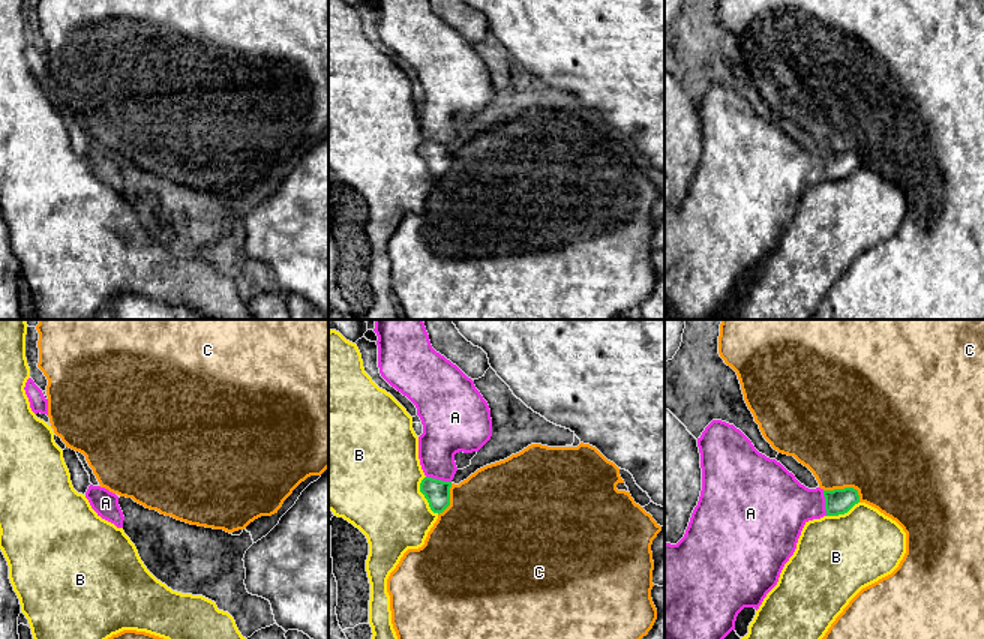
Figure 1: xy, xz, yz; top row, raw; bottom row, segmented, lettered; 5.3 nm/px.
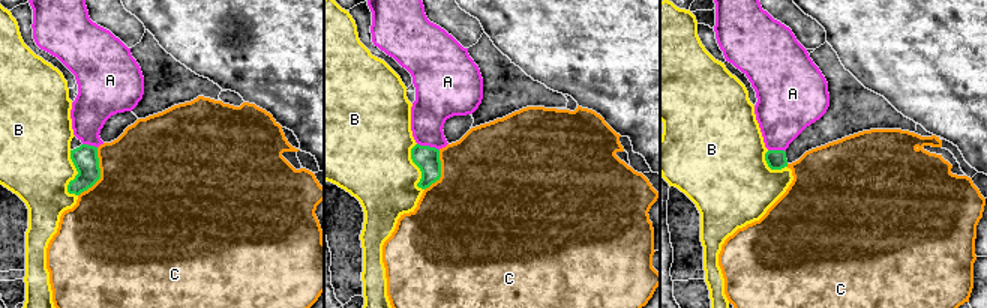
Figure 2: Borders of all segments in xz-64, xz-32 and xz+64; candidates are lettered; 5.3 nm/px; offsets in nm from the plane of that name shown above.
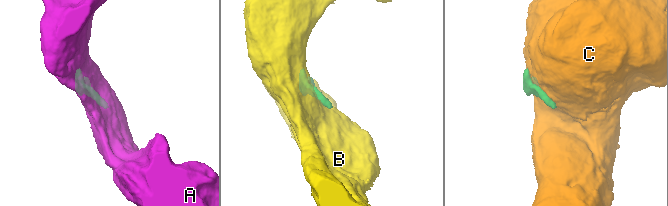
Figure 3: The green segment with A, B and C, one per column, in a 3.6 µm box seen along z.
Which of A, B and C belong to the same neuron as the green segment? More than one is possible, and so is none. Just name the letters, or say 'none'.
A

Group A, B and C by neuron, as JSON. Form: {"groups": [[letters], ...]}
{"groups": [["A"], ["B"], ["C"]]}

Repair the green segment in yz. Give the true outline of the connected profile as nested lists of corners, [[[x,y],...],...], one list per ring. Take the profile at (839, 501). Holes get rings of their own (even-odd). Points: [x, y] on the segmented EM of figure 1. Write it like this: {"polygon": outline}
{"polygon": [[[712,420],[698,438],[698,447],[702,468],[702,490],[698,506],[692,513],[684,537],[676,544],[664,543],[664,639],[724,639],[732,630],[735,630],[738,614],[744,608],[754,608],[758,610],[766,594],[777,585],[784,564],[796,549],[804,525],[808,520],[820,519],[824,516],[844,514],[860,502],[858,490],[854,488],[834,490],[806,488],[780,462],[759,453],[740,429],[726,422]]]}

